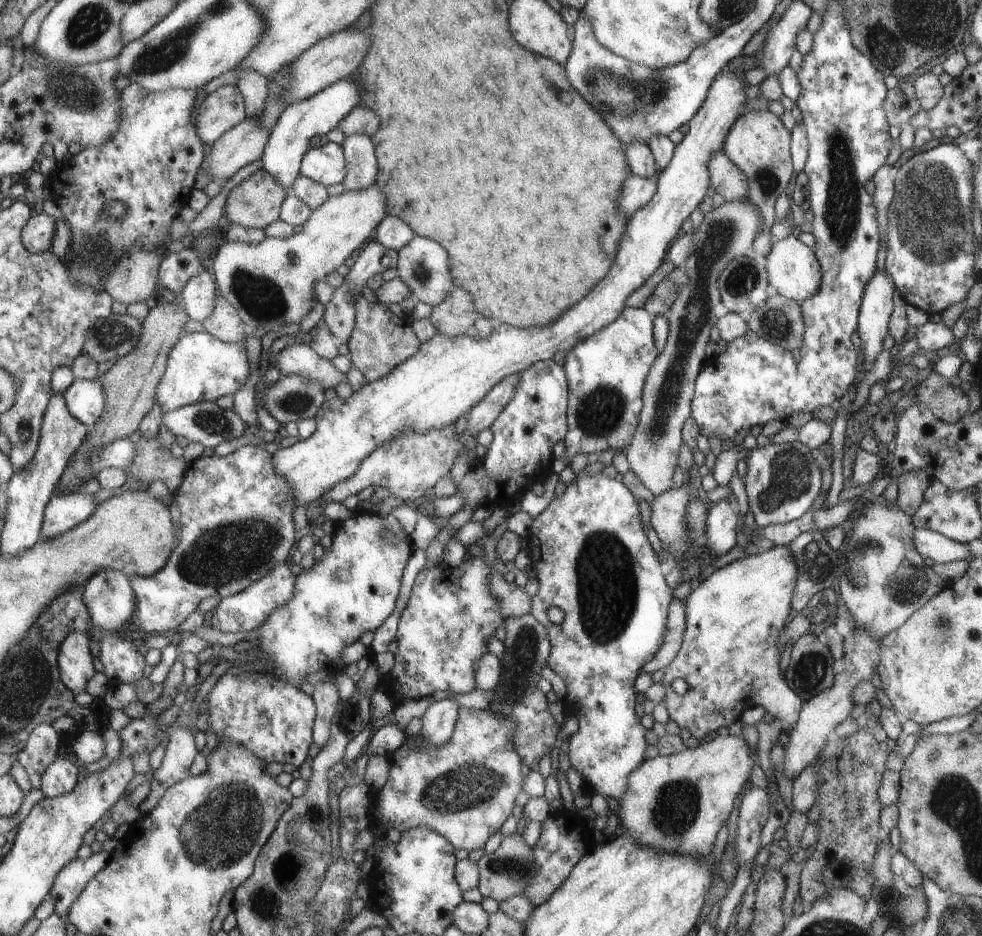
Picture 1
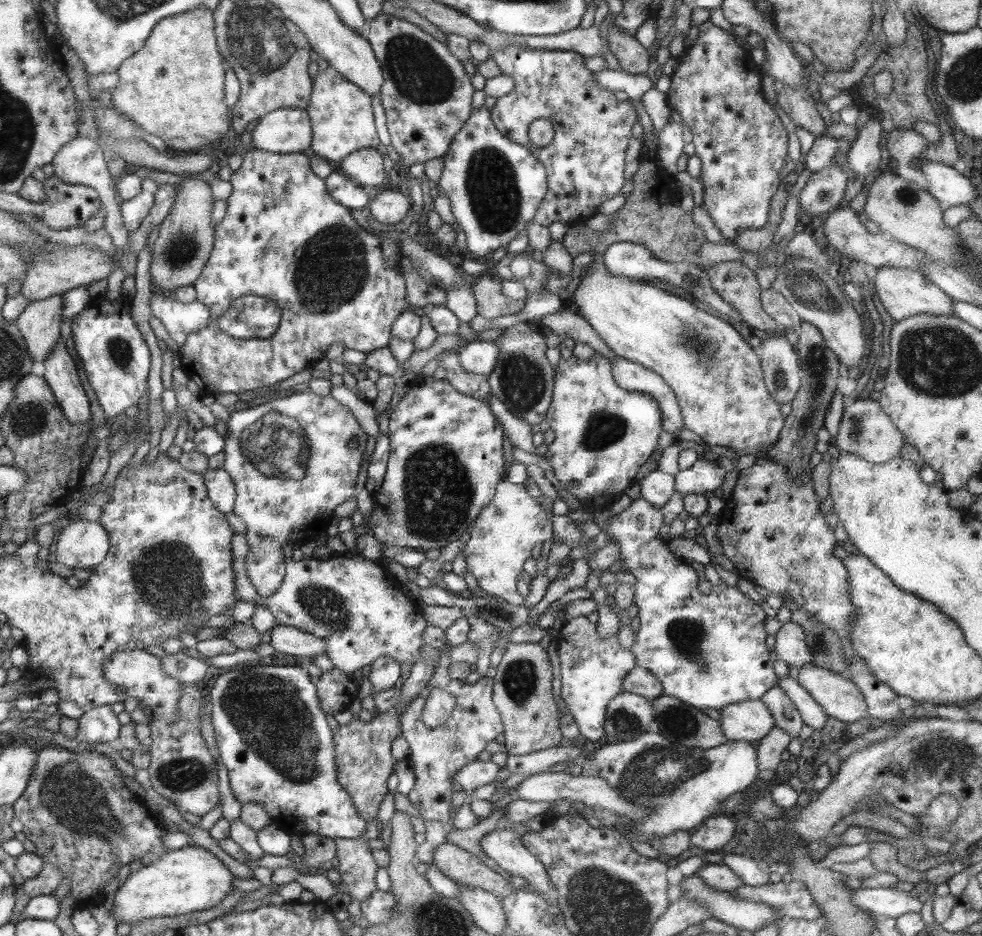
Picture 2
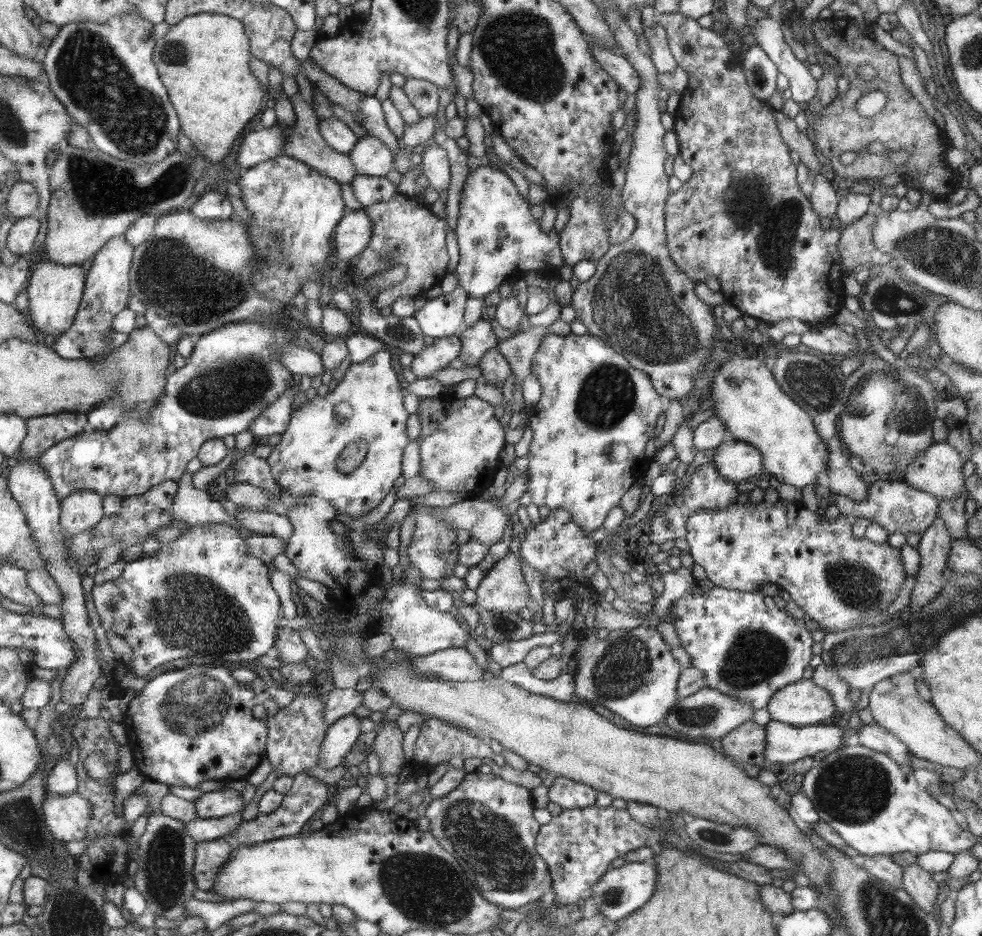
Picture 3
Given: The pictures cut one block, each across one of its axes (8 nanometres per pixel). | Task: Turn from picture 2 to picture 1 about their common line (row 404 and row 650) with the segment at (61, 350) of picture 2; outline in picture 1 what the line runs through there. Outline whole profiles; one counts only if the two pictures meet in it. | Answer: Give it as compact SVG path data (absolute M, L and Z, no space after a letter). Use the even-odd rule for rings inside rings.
M72 632L60 648L60 668L66 685L76 694L86 692L90 680L96 676L92 637L84 632Z

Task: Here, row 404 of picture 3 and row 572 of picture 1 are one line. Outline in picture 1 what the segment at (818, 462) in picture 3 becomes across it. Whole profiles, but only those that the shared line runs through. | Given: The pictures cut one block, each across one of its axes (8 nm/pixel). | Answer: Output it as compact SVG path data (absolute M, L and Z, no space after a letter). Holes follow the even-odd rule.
M776 545L766 552L740 558L703 580L684 601L686 608L686 630L678 655L671 664L666 666L666 674L662 686L666 696L662 702L666 704L670 720L676 722L681 729L686 728L696 739L703 742L713 732L718 732L722 726L728 726L732 720L738 721L740 710L754 706L756 688L772 688L772 709L770 713L780 720L780 731L790 733L799 723L799 713L802 711L802 698L787 684L786 676L780 668L781 652L776 646L778 634L786 624L790 614L790 602L794 593L794 584L798 580L798 570L792 552L786 545ZM682 678L688 683L686 694L676 694L672 690L672 682Z

